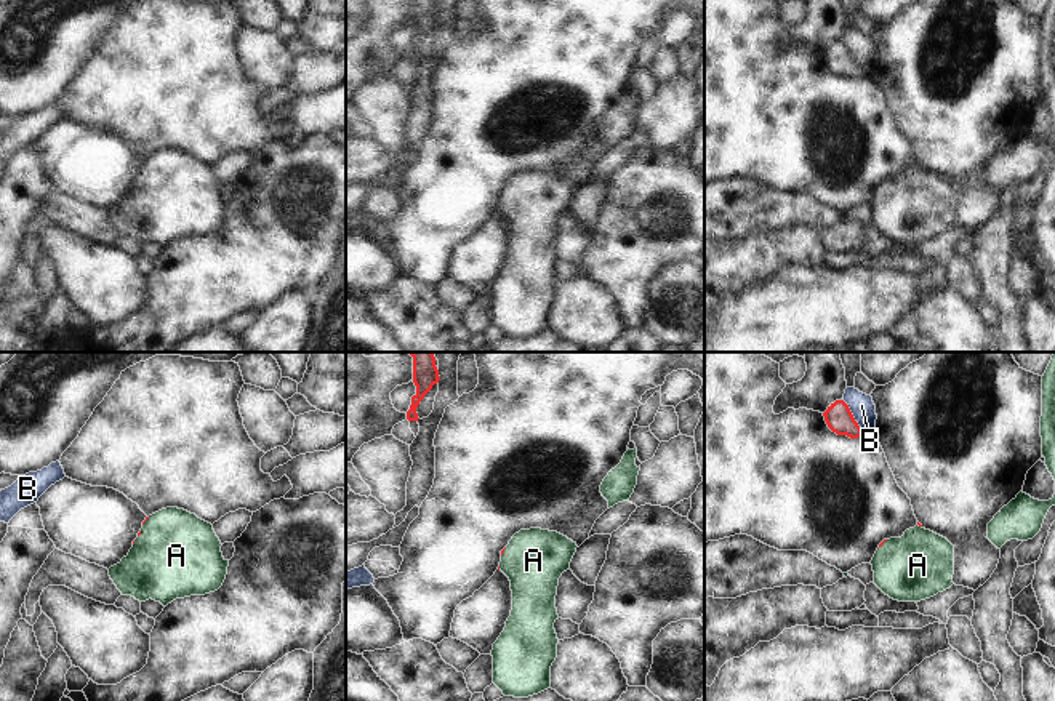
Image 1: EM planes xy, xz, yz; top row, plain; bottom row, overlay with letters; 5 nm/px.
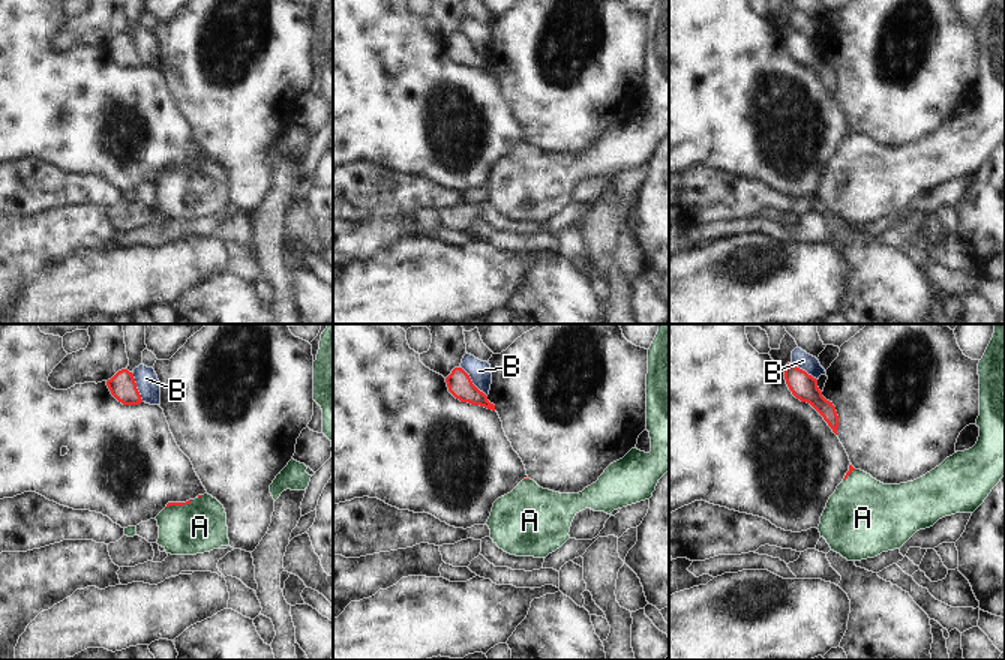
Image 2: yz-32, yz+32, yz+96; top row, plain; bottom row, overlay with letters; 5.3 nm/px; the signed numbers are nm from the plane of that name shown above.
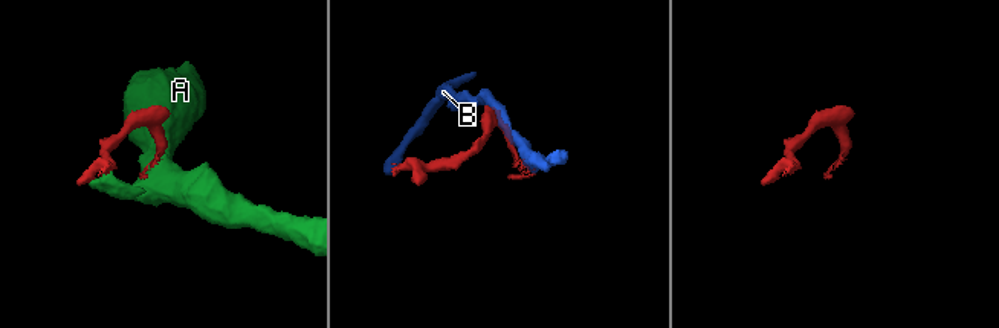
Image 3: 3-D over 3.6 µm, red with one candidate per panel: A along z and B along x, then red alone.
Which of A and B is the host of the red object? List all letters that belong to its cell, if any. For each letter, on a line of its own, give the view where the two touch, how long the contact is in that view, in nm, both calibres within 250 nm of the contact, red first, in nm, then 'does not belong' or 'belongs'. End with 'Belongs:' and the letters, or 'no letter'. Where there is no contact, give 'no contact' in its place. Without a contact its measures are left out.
A: yz | 60 nm | 20/340 nm | belongs
B: yz | 200 nm | 140/120 nm | does not belong
Belongs: A

